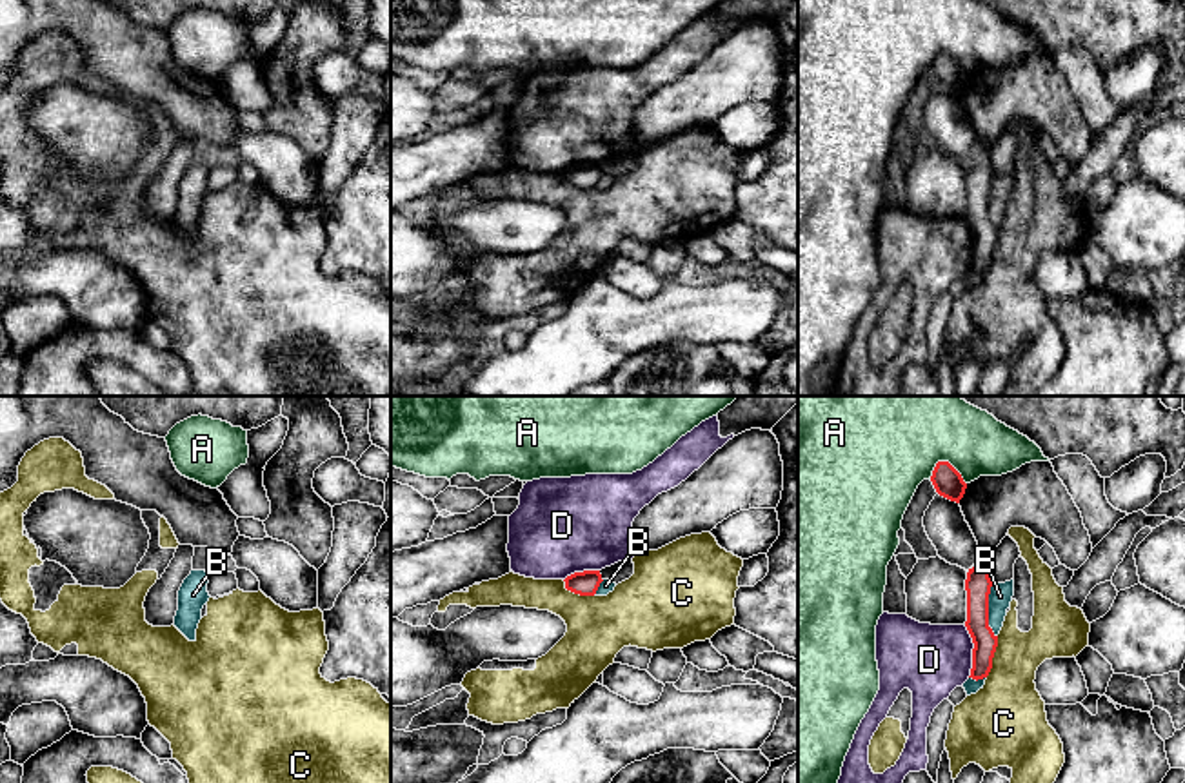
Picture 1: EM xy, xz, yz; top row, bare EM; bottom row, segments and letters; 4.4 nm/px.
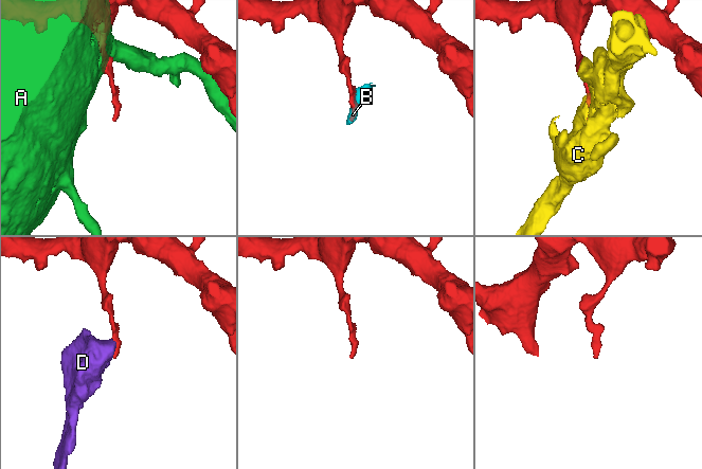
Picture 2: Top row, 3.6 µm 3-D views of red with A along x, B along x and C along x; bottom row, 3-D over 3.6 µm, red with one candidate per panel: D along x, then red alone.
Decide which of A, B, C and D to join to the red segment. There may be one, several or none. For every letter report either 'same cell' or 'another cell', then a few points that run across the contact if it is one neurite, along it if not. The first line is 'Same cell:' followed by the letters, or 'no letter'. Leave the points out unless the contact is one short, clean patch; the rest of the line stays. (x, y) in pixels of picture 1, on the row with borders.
Same cell: no letter
A: another cell
B: another cell; line yz (993, 584), (989, 627), (996, 636)
C: another cell
D: another cell; line yz (964, 625), (973, 644), (969, 676)

